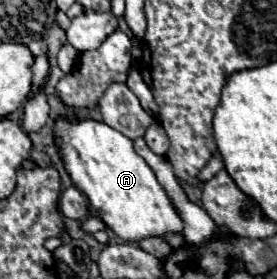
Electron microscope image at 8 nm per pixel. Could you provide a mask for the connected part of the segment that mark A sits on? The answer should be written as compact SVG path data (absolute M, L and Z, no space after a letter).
M58 117L52 125L54 141L58 147L58 155L64 163L66 173L74 181L74 185L88 197L90 205L98 211L98 217L122 239L126 241L138 241L150 235L164 235L170 231L182 231L182 219L178 211L172 207L166 191L160 187L154 171L146 165L146 161L134 151L132 141L122 135L120 131L112 129L106 123L94 121L94 119L82 119L82 121L68 121L66 117Z

